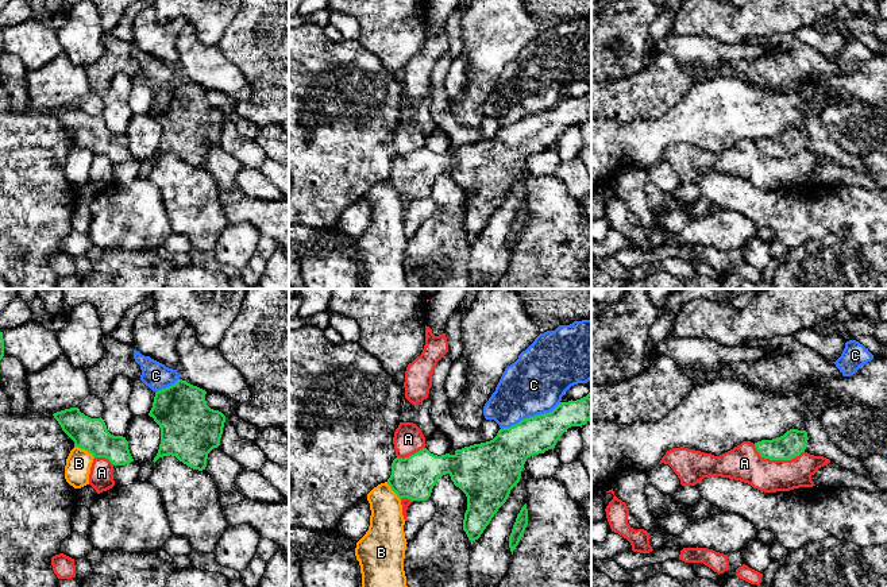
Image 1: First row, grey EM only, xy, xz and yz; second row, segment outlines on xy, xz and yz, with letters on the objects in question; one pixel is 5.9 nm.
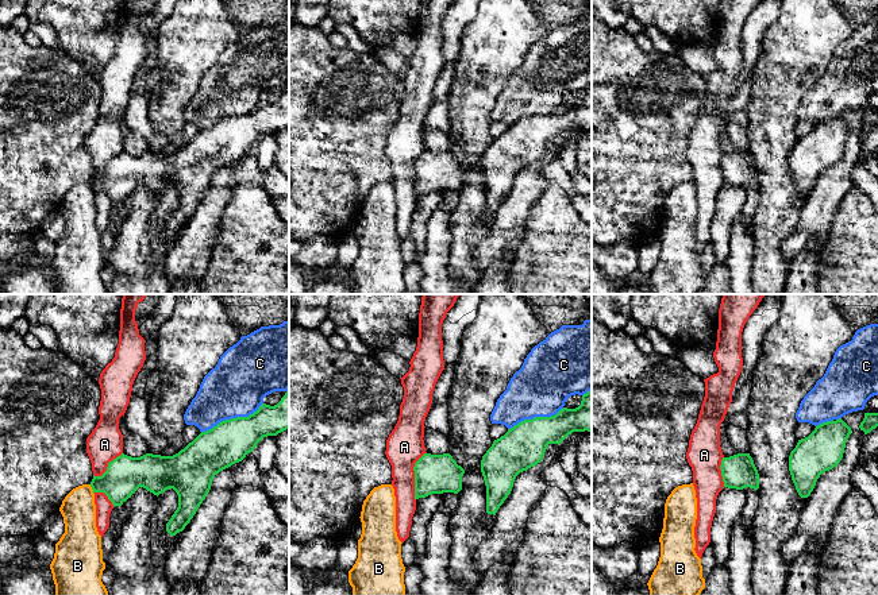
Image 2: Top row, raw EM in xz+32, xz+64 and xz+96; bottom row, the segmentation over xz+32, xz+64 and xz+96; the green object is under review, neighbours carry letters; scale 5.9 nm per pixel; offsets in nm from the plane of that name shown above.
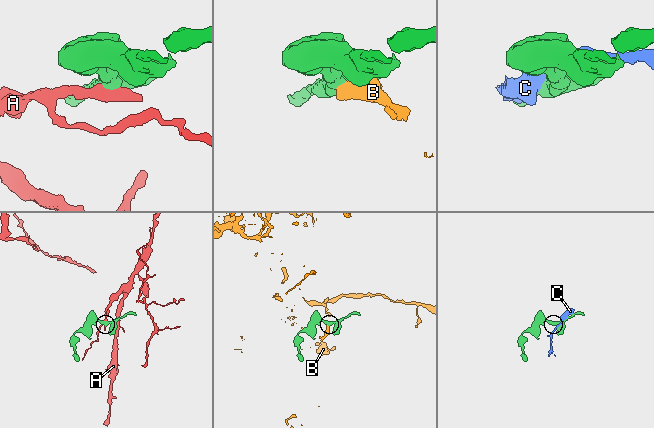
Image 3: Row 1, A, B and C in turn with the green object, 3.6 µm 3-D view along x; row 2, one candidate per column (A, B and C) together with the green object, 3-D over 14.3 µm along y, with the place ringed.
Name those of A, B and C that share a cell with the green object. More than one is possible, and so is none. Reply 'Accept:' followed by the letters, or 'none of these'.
Accept: none of these

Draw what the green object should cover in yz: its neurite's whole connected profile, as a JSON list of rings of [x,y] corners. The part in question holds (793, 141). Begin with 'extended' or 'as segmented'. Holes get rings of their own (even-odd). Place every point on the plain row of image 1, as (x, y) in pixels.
as segmented | [[[790,127],[780,135],[757,139],[755,144],[764,157],[791,158],[805,150],[807,138],[806,128]]]

